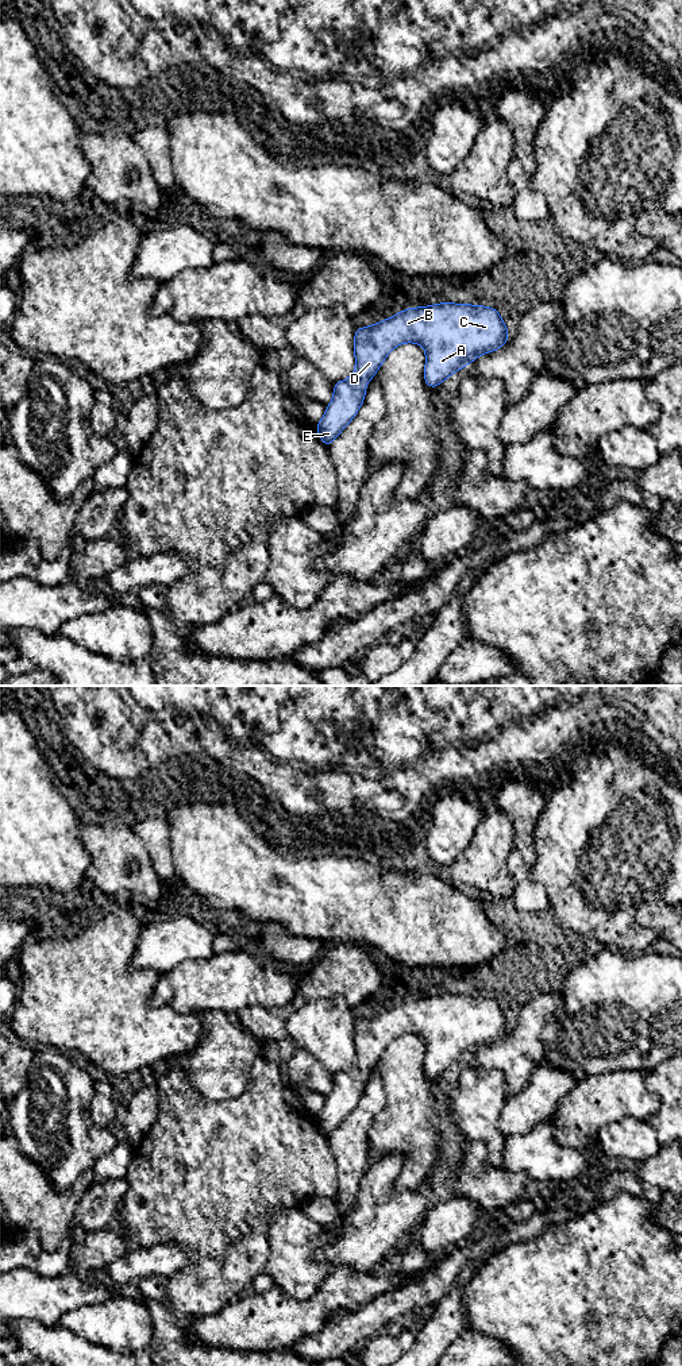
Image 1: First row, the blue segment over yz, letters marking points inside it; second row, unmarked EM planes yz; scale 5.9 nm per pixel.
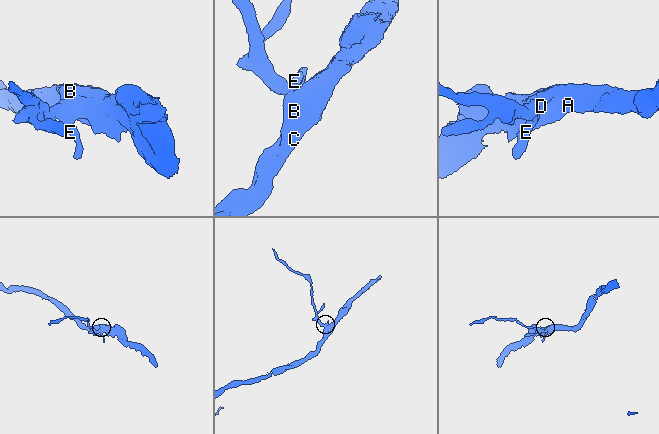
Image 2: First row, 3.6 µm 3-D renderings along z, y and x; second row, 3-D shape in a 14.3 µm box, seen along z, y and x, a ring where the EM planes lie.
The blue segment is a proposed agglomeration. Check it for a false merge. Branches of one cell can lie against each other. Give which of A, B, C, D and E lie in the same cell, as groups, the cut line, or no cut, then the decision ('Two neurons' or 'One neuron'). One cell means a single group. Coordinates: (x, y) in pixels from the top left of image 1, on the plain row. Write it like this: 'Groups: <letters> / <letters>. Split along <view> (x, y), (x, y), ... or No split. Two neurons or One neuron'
Groups: A B C D E. No split. One neuron

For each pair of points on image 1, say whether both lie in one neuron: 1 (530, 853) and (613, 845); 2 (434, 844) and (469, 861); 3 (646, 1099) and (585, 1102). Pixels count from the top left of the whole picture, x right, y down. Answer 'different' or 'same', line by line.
1: different
2: different
3: same

